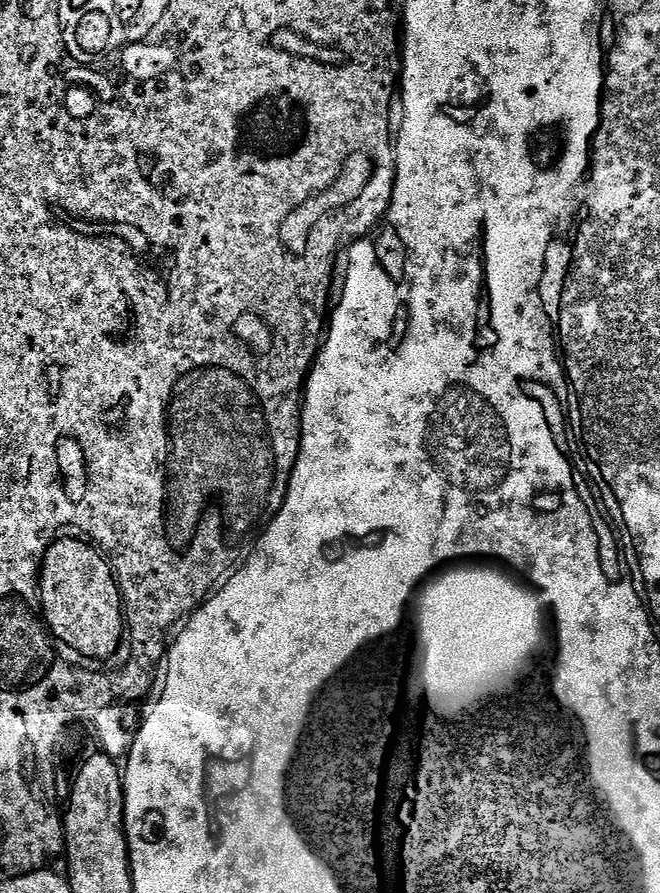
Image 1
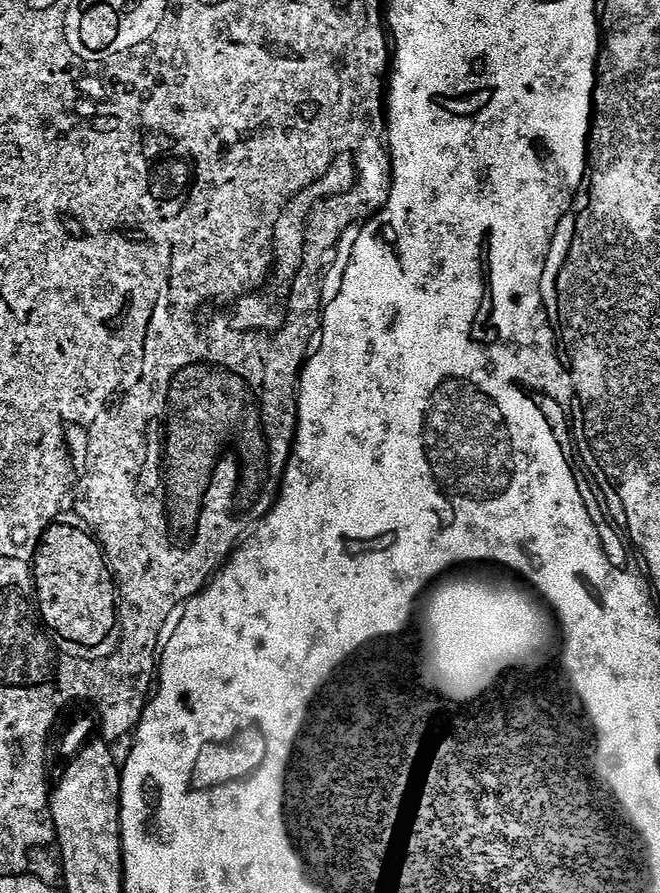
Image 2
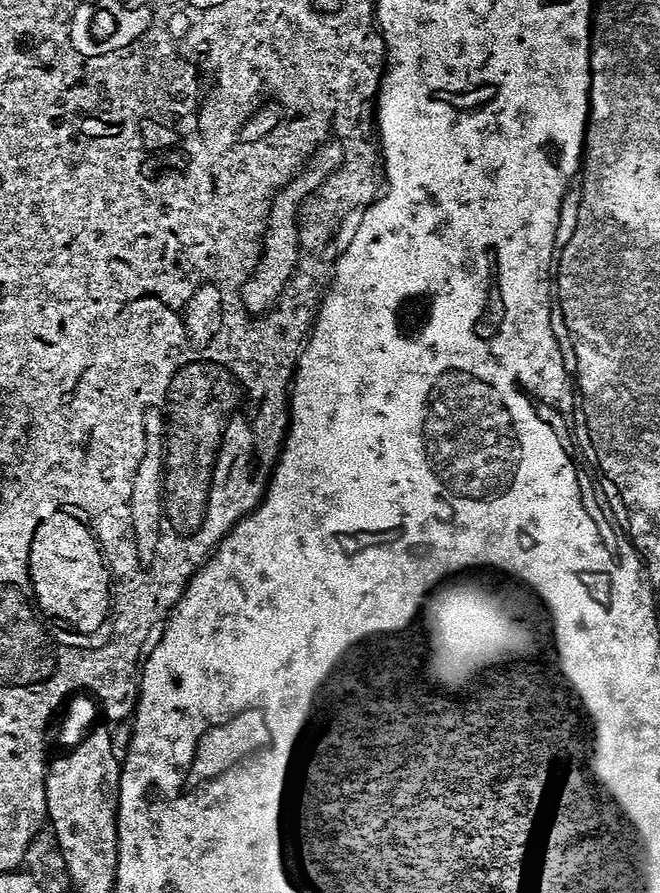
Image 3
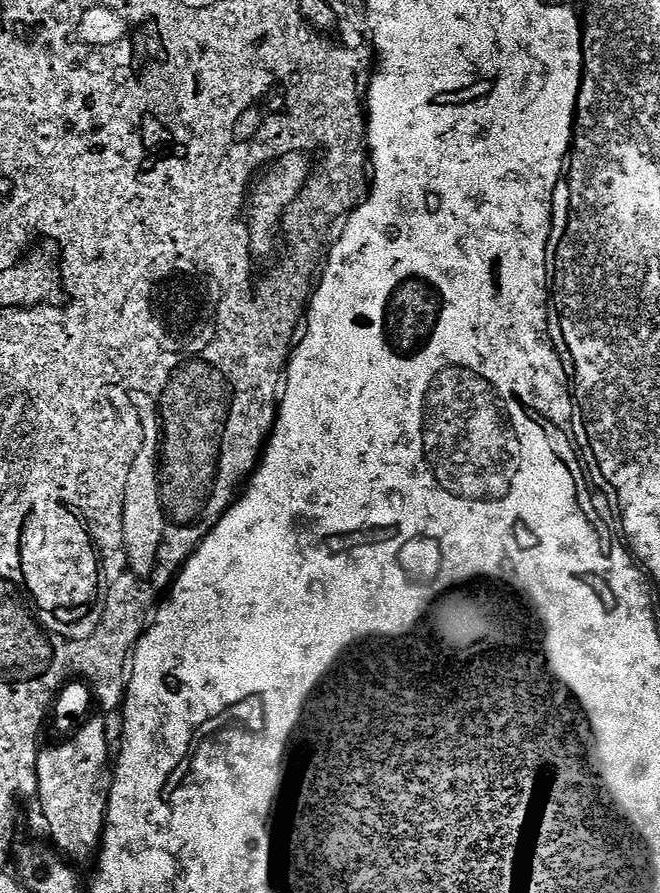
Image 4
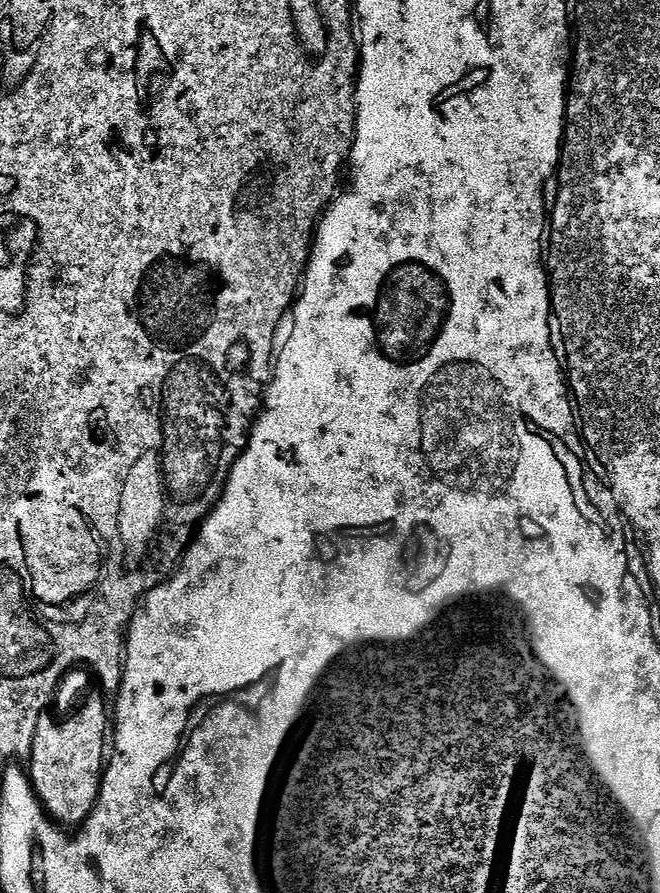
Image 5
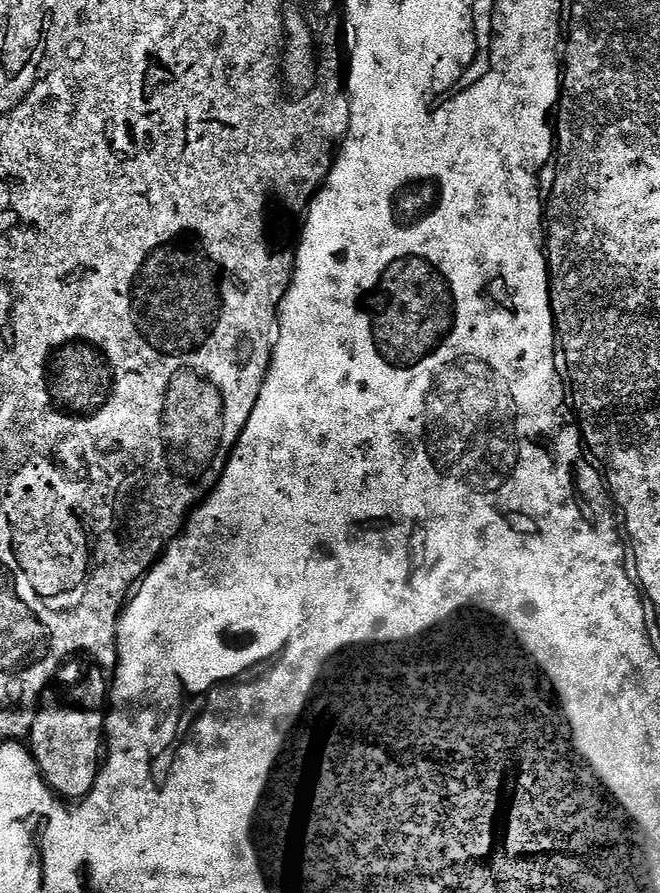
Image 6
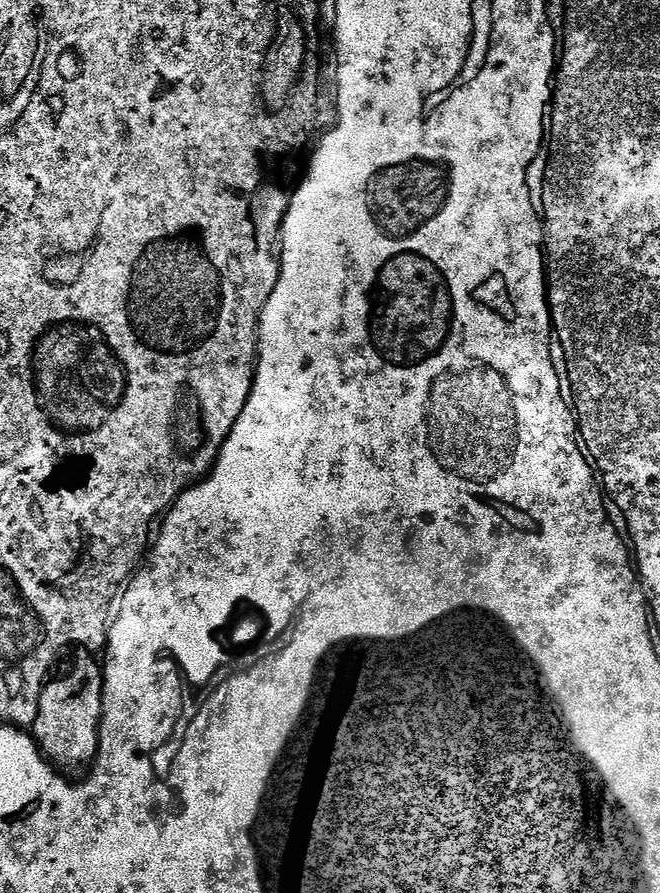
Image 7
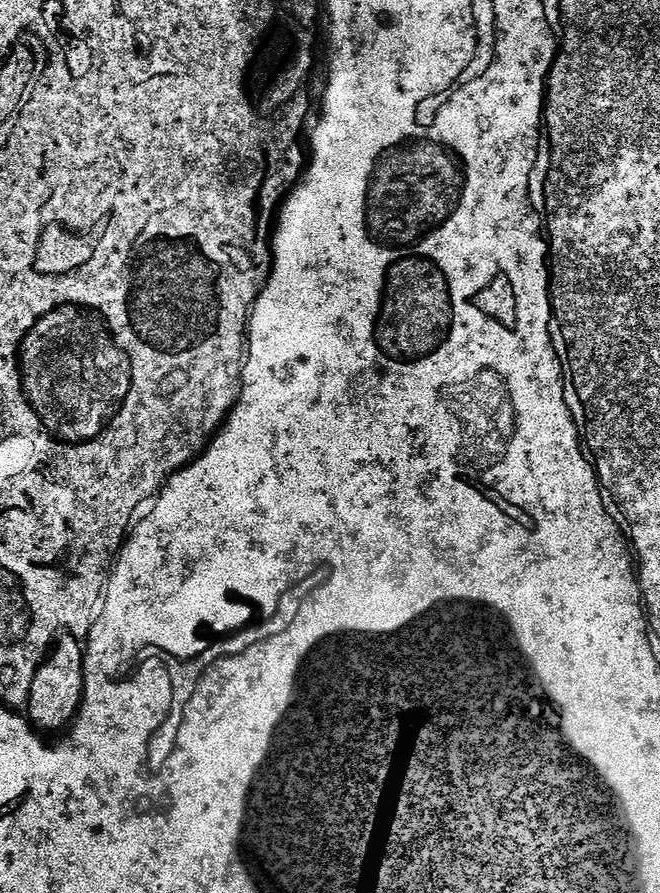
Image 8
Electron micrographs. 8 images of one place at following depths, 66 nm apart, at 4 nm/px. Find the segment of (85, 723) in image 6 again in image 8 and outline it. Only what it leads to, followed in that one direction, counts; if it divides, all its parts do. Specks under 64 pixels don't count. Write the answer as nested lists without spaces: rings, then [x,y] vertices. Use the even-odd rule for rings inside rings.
[[[61,634],[56,637],[48,655],[44,657],[44,663],[34,674],[34,686],[30,686],[26,716],[41,733],[67,729],[80,711],[84,697],[84,649],[81,637]]]

